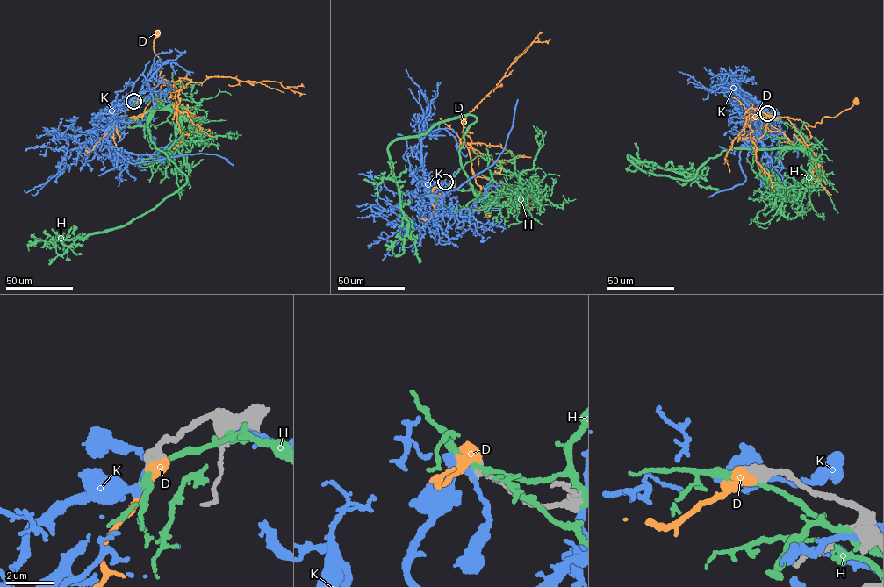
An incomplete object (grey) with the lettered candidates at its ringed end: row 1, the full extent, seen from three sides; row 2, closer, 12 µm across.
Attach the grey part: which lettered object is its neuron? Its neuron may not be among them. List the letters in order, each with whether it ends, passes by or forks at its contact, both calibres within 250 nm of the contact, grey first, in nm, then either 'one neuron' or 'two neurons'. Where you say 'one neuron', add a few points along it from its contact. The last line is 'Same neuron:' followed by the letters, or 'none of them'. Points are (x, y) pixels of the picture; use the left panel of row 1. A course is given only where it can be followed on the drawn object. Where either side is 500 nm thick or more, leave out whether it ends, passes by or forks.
D: calibres 600 and 600 nm; one neuron; course (133, 101), (113, 121), (143, 113), (161, 88), (161, 80), (154, 84), (161, 71), (157, 33)
H: calibres 600 and 200 nm; two neurons
K: calibres 600 and 220 nm; two neurons
Same neuron: D

